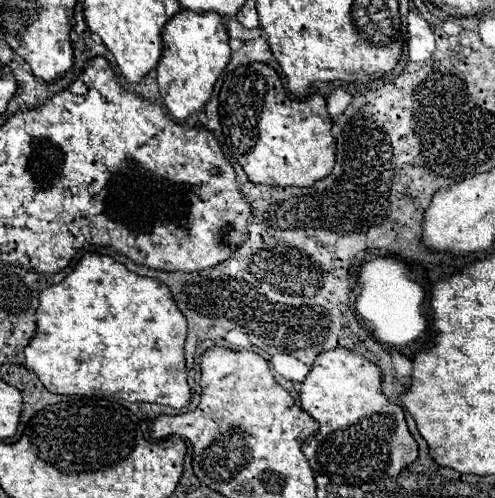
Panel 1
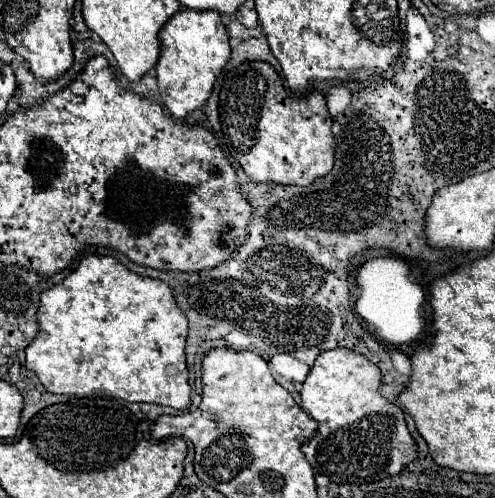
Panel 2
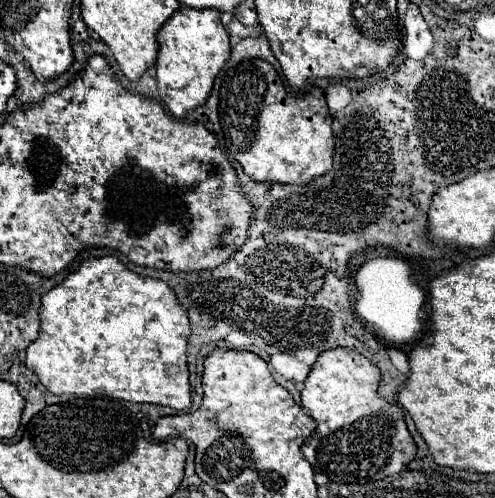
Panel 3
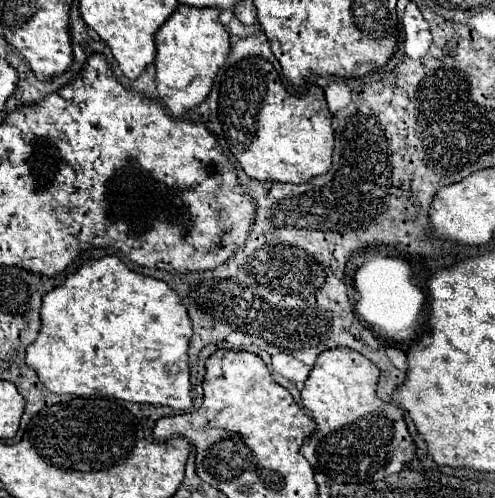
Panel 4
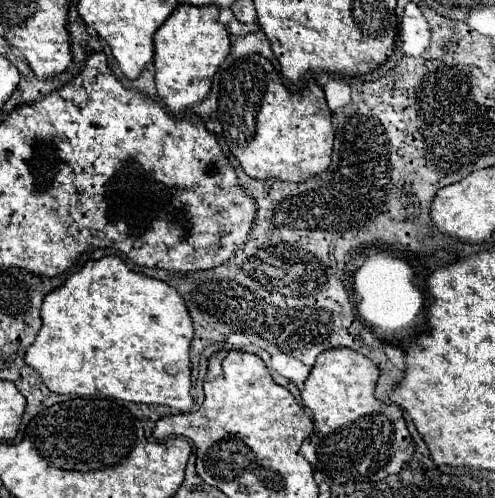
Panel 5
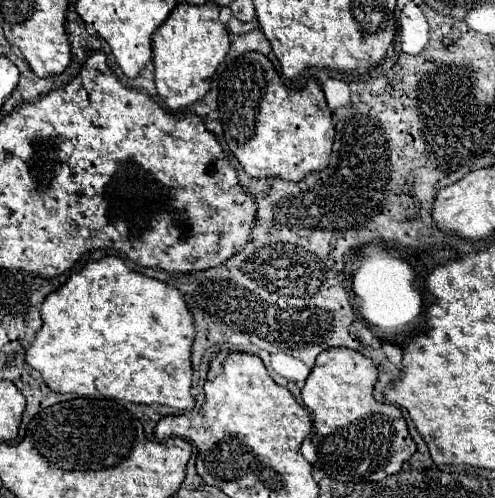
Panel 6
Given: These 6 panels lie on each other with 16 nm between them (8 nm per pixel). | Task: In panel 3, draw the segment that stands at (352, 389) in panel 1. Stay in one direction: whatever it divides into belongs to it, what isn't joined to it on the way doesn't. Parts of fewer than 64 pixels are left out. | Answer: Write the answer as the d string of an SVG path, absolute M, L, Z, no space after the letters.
M350 348L322 352L304 382L302 406L316 420L316 430L332 432L324 434L316 448L316 462L334 466L324 468L332 482L382 480L398 474L416 456L416 444L406 428L402 408L378 396L378 382L378 366Z

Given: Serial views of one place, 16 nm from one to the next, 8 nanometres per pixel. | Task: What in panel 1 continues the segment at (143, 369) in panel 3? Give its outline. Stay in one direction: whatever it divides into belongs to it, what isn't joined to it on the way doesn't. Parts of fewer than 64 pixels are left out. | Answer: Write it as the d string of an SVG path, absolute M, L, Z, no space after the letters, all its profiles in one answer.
M86 254L74 272L70 272L60 284L54 284L40 294L36 320L38 332L24 350L26 368L38 376L48 392L78 396L102 394L122 398L126 402L156 402L178 410L190 404L184 360L188 322L178 310L166 284L134 274L110 256Z

